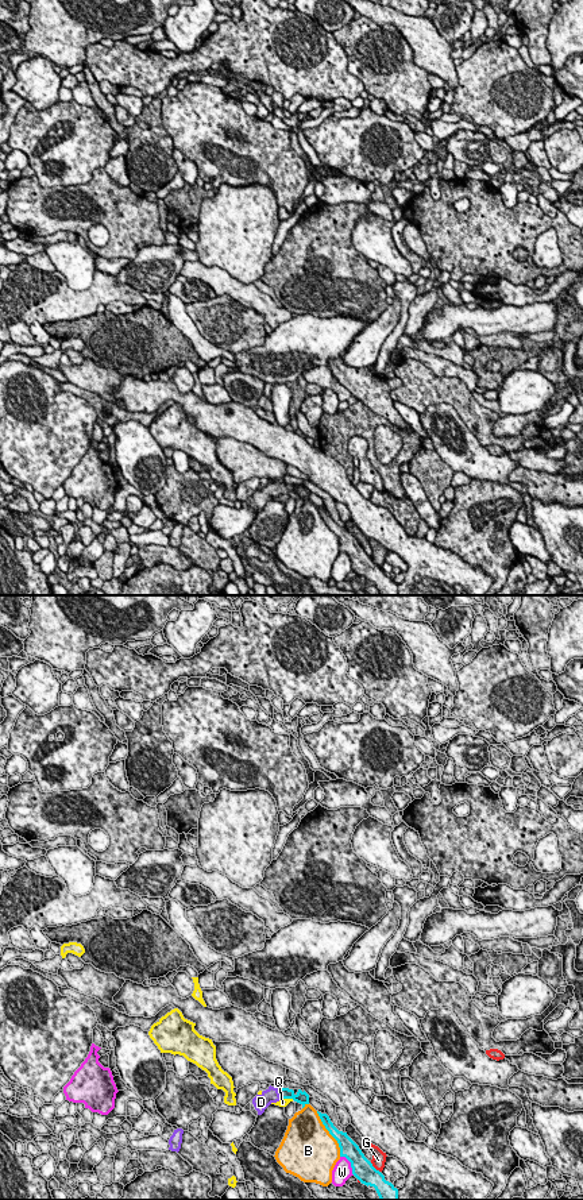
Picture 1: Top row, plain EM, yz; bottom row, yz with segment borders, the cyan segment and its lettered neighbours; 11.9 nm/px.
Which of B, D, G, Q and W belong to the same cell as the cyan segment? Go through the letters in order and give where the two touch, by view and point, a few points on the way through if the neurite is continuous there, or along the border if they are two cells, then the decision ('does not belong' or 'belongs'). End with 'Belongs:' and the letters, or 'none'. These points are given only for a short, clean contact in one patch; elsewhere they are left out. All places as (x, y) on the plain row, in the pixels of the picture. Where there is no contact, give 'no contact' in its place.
B: yz (329, 528) | does not belong
D: yz (280, 490) | across yz (300, 493), (280, 490), (270, 490), (261, 497) | belongs
G: yz (374, 563) | does not belong
Q: yz (288, 493) | along yz (282, 493), (293, 494) | does not belong
W: yz (351, 559) | does not belong
Belongs: D

